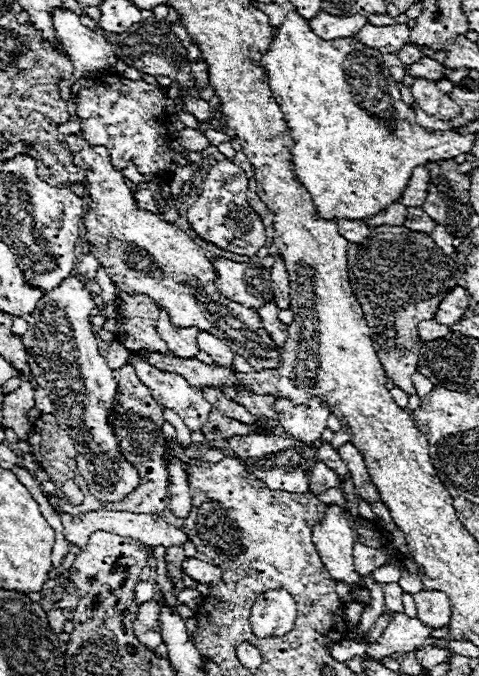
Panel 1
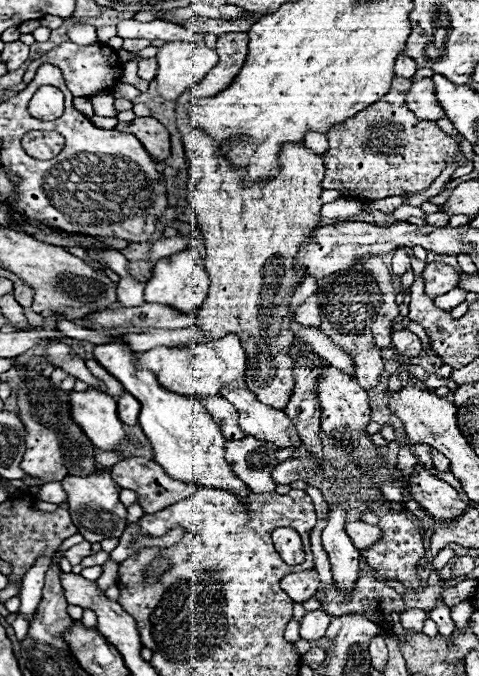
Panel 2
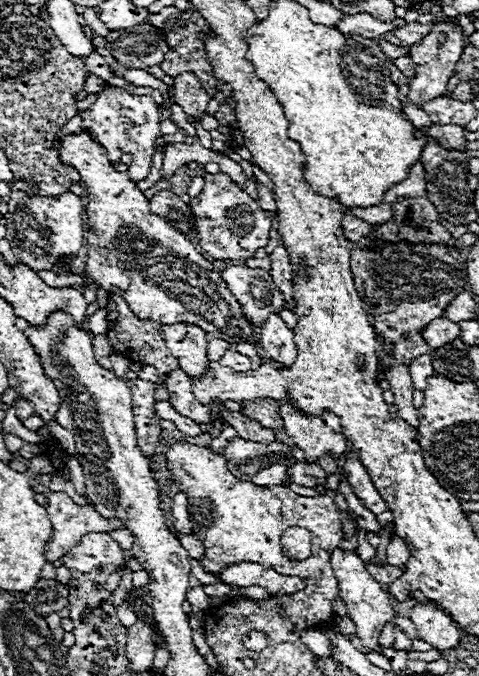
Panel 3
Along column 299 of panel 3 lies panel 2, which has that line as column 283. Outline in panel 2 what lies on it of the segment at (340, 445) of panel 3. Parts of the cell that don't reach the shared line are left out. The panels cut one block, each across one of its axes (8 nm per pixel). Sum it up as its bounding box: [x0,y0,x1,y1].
[220,386,300,448]

